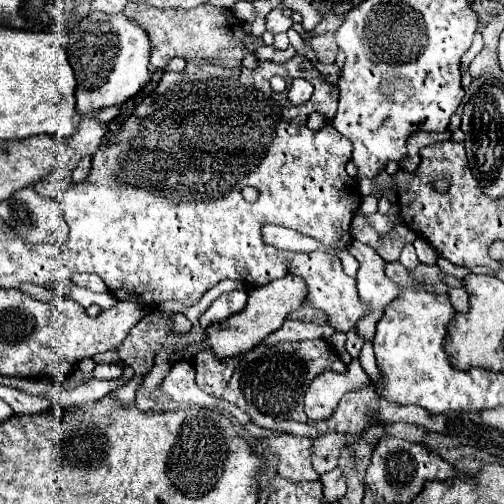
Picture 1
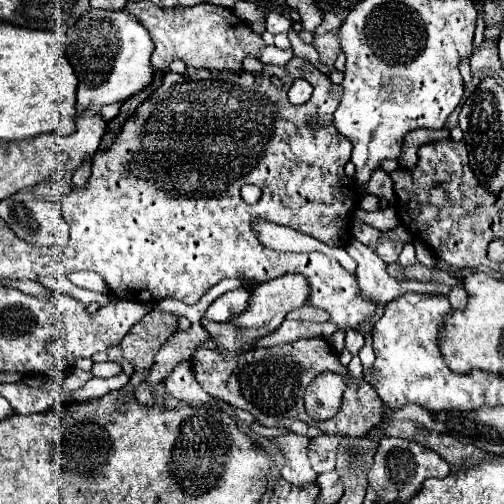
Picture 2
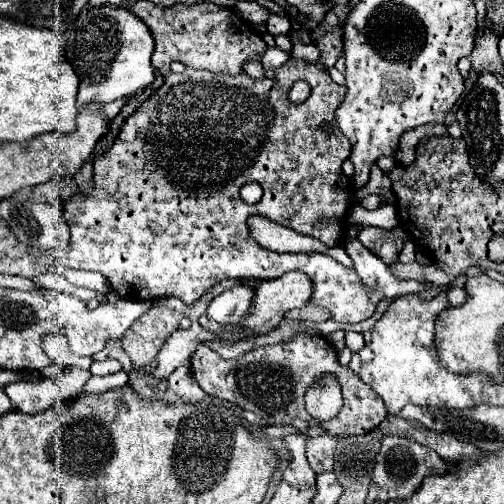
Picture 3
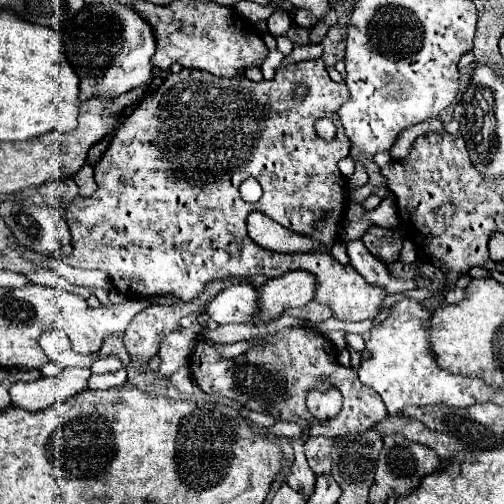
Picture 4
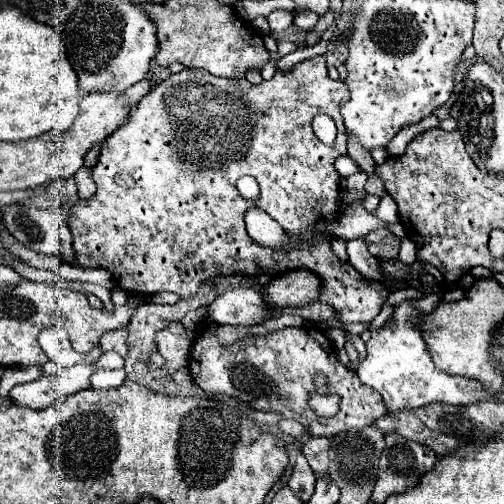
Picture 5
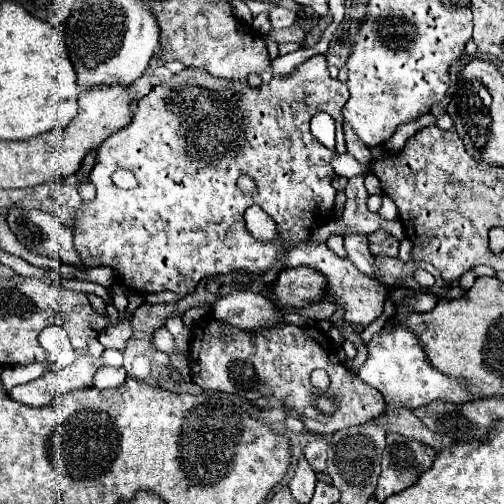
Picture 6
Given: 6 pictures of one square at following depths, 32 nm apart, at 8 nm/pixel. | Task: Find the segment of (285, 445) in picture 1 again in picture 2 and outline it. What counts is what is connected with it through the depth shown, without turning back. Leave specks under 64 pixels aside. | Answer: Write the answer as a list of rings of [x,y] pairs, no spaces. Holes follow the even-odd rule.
[[[286,434],[276,438],[282,444],[286,464],[282,466],[282,478],[294,486],[306,486],[316,480],[316,472],[308,464],[308,438],[298,434]]]

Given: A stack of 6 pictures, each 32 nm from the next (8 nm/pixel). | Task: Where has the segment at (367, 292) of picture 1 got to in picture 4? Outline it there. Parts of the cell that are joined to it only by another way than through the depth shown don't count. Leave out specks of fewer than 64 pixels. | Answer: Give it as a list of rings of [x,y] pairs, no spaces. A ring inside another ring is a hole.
[[[350,240],[346,244],[348,248],[348,256],[350,256],[350,264],[358,270],[358,274],[364,276],[364,280],[368,284],[374,284],[374,286],[380,286],[384,288],[388,294],[396,294],[396,292],[404,292],[404,290],[414,290],[418,288],[414,280],[400,280],[400,278],[394,278],[386,264],[380,262],[376,256],[372,256],[368,252],[368,248],[364,246],[362,240]]]

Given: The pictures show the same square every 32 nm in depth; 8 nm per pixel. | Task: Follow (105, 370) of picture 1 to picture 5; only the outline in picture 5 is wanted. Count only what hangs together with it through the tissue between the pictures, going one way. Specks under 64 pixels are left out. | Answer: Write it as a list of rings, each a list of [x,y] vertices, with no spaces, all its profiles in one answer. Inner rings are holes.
[[[104,352],[98,360],[98,368],[122,368],[124,366],[124,358],[118,352]]]

